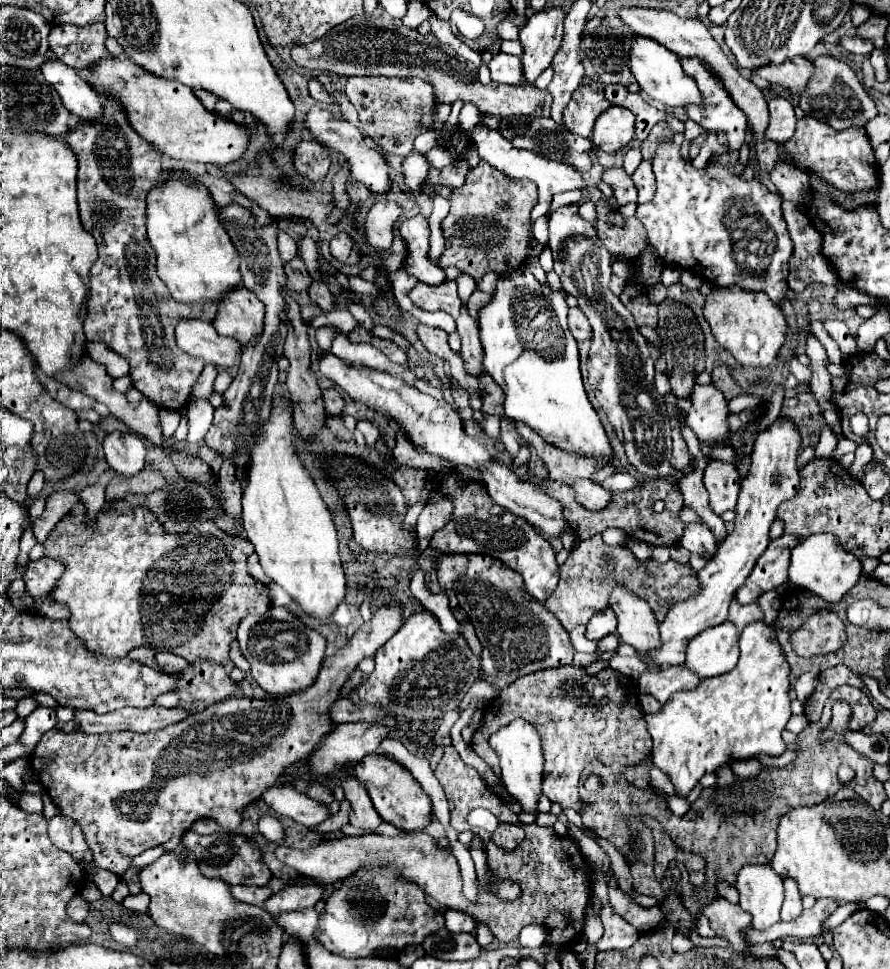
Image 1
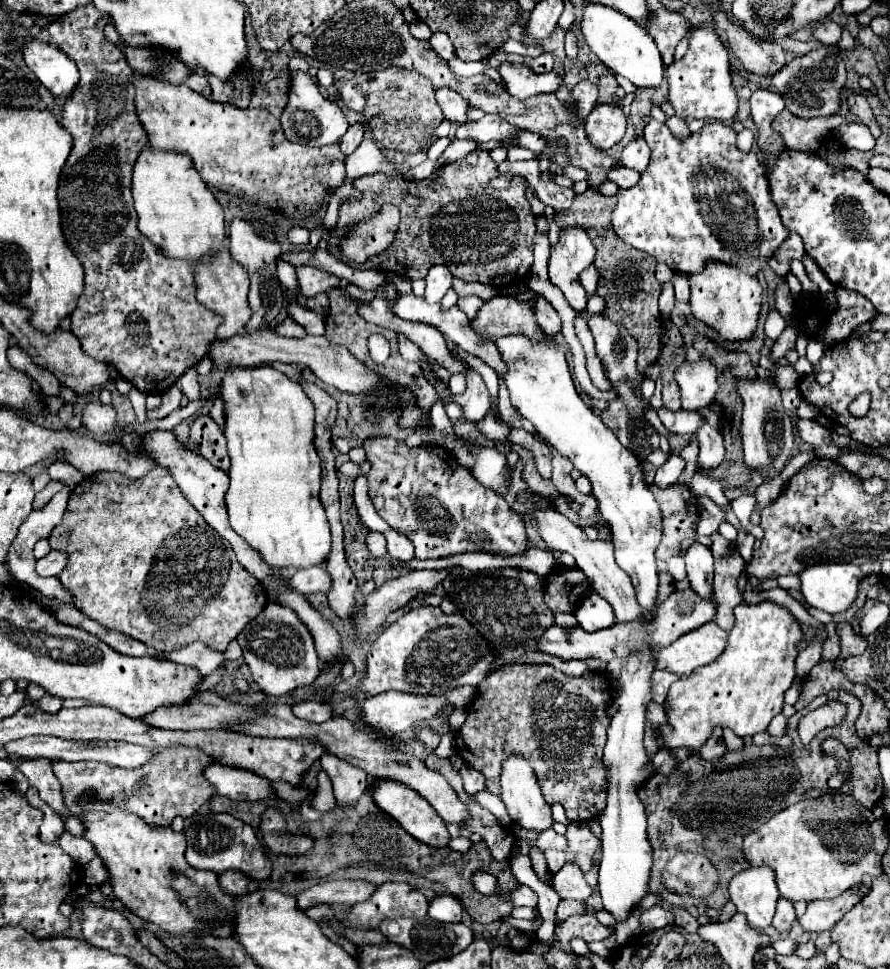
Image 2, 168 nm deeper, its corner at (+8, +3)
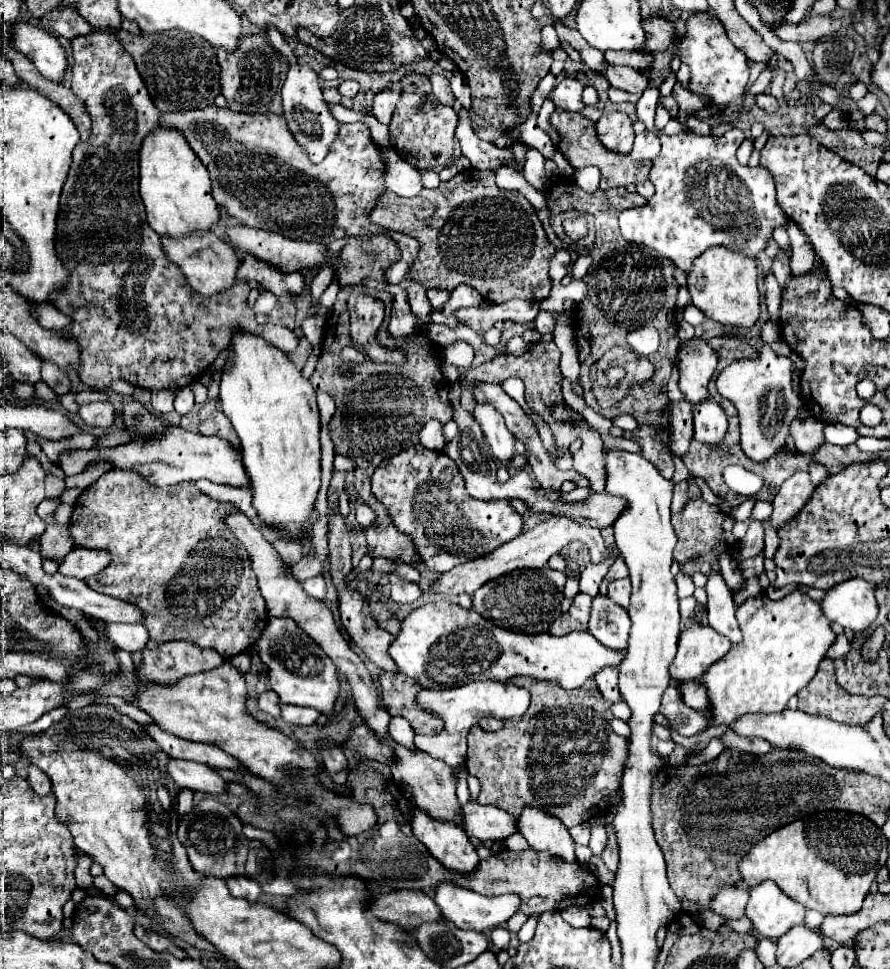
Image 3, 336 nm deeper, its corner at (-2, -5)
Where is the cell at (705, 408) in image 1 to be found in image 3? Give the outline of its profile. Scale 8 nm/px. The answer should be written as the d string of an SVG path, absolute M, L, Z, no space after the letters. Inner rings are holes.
M693 338L679 346L677 354L679 368L679 388L691 404L697 404L709 396L707 384L717 368L715 350L703 340Z

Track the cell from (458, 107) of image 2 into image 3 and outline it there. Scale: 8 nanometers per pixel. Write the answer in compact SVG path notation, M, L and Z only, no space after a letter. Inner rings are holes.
M431 74L429 80L431 80L431 86L433 86L435 98L437 98L441 104L453 106L453 98L455 98L455 96L453 96L453 92L451 92L449 80L447 80L443 74Z

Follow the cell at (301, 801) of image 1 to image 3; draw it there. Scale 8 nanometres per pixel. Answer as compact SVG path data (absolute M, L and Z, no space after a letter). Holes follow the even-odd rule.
M173 760L169 762L169 774L173 776L177 786L185 786L205 794L225 794L227 782L219 774L215 774L207 764L189 762L189 760Z

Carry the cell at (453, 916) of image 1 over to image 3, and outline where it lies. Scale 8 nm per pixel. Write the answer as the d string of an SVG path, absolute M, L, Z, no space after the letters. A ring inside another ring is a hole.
M441 882L435 888L435 902L441 908L441 914L447 922L455 924L461 930L475 930L475 932L483 932L483 930L491 930L491 928L499 928L501 924L505 924L513 914L519 912L521 906L521 898L517 894L503 894L503 896L495 896L495 898L487 898L481 896L469 888L463 886L455 886L451 882Z

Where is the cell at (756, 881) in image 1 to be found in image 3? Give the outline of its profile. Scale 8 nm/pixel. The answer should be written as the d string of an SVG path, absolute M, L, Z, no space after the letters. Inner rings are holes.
M763 882L761 886L755 886L753 890L749 890L751 898L747 904L747 918L753 922L753 928L765 936L765 938L779 938L785 932L789 932L793 926L799 926L805 922L805 906L801 906L799 902L791 900L787 894L781 894L781 890L777 890L777 886L773 886L773 882Z

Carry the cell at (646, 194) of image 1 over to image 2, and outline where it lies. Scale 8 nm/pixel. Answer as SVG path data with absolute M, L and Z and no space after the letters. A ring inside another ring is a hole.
M637 138L633 142L629 142L625 148L623 148L623 154L621 154L621 164L631 168L631 170L637 170L637 172L643 172L649 164L649 146L645 144L643 138Z

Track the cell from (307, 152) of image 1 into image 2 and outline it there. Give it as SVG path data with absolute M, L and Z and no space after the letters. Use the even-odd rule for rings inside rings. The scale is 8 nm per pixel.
M133 72L131 82L135 84L135 108L137 116L149 136L149 146L153 150L173 150L179 154L189 154L203 182L239 196L243 202L255 206L267 206L283 212L287 218L301 220L317 210L323 202L325 190L335 188L345 178L345 156L339 152L339 146L321 146L309 148L297 142L289 142L281 132L281 124L275 116L267 114L263 108L235 108L231 104L219 104L203 98L185 84L159 82L153 76L143 76Z

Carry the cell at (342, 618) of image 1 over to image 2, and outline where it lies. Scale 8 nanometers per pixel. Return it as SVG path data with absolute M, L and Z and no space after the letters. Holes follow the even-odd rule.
M299 570L289 578L289 586L301 594L329 594L331 578L327 576L327 570Z

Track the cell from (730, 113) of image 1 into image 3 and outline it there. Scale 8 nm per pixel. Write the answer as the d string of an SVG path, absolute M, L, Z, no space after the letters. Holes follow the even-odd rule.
M693 12L687 18L687 32L679 42L679 60L687 62L691 68L691 92L709 98L713 104L725 104L723 118L739 112L749 80L749 60L737 46L733 46L719 18L709 12Z

